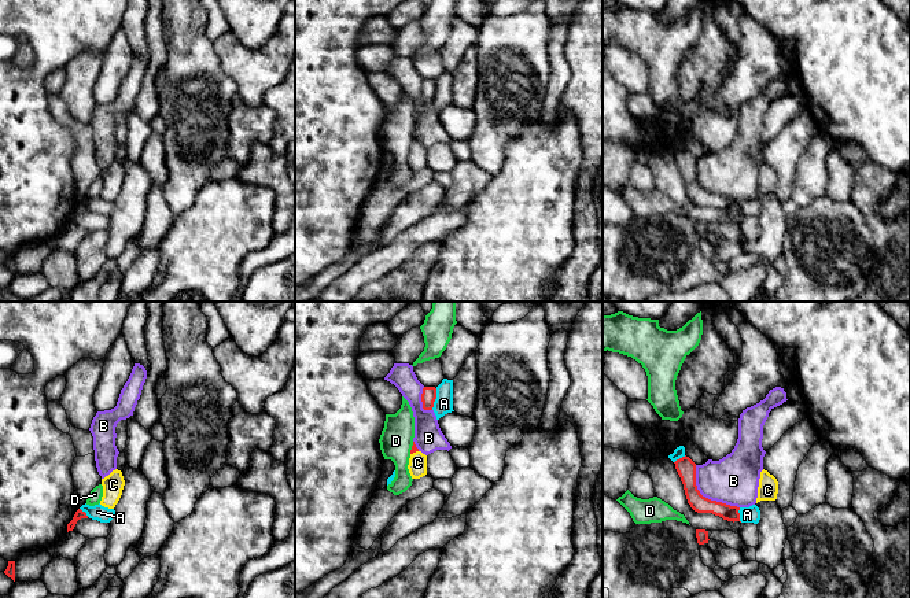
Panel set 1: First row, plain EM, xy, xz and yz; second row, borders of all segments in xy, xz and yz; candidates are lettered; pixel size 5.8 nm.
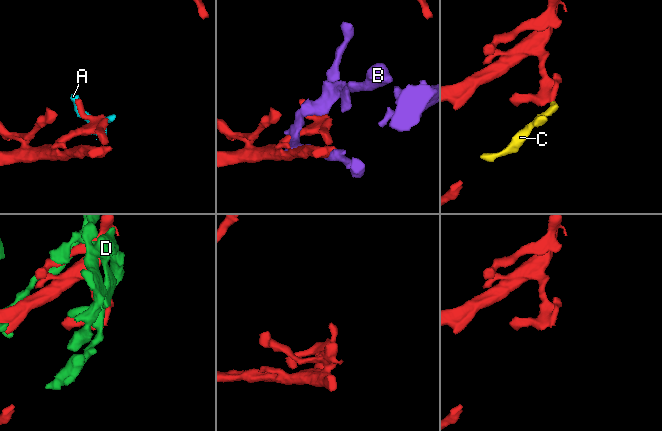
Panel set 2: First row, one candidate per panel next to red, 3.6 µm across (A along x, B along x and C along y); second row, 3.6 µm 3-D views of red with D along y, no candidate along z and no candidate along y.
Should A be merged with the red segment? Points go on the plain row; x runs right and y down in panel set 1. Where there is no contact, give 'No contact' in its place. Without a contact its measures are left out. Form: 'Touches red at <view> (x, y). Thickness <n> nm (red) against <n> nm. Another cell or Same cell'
Touches red at xz (434, 92). Thickness 90 nm (red) against 110 nm. Another cell

